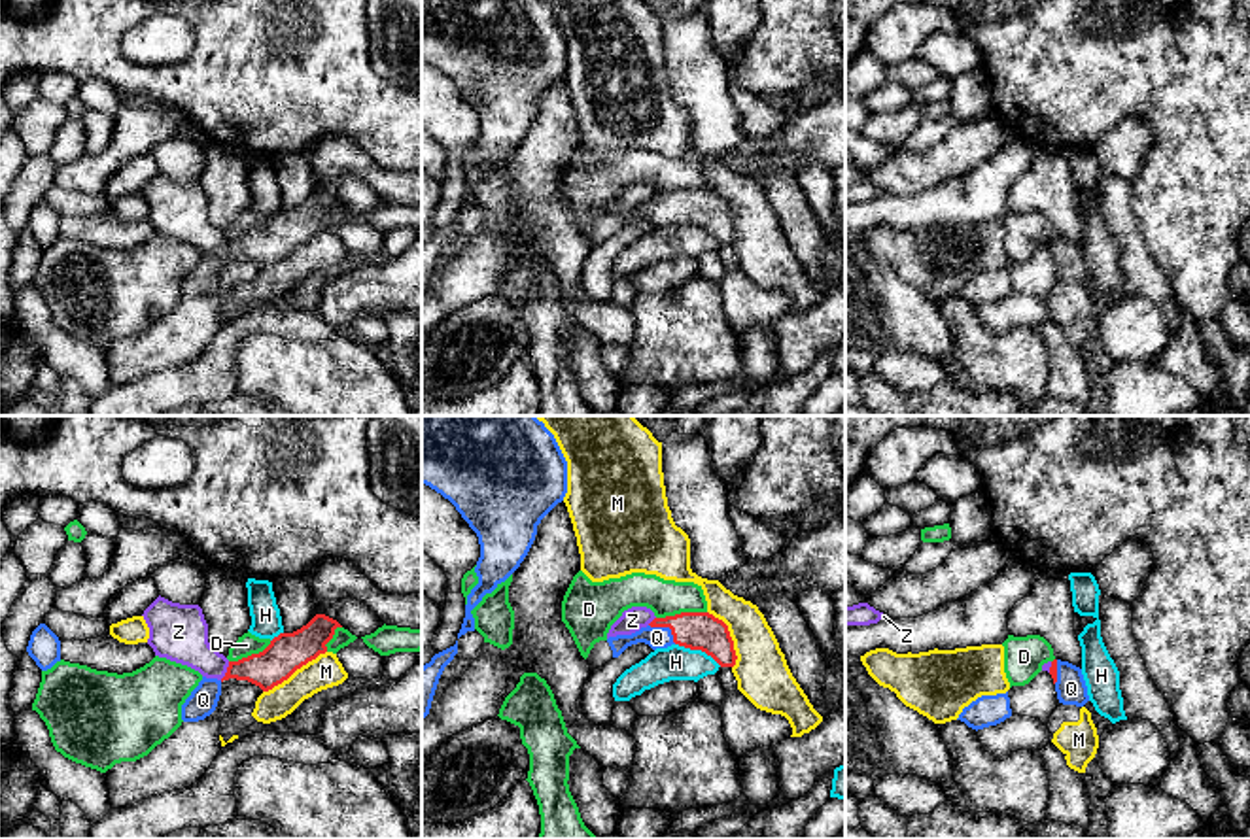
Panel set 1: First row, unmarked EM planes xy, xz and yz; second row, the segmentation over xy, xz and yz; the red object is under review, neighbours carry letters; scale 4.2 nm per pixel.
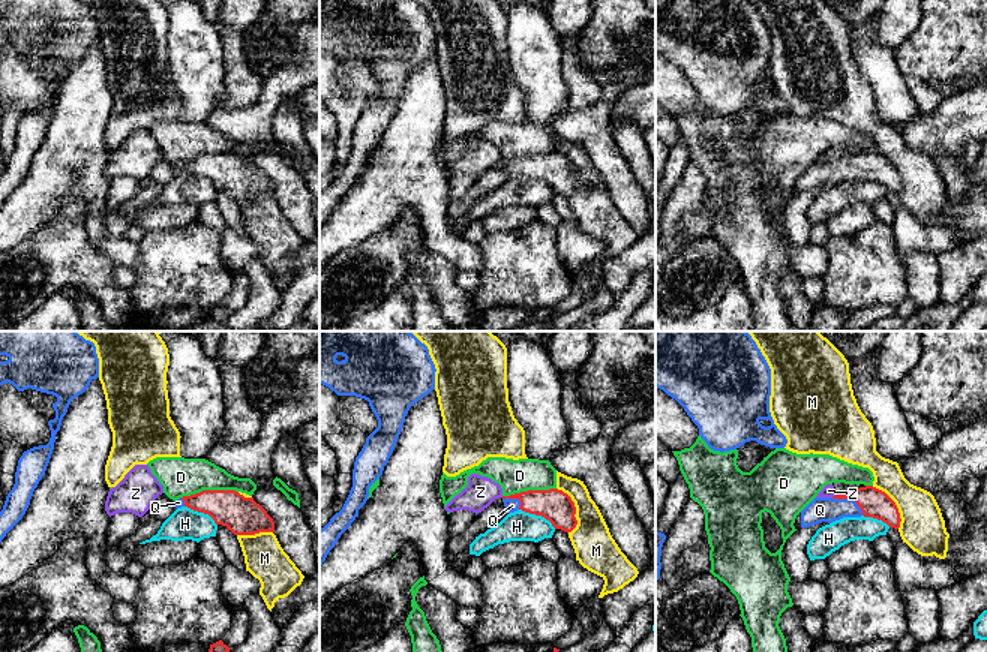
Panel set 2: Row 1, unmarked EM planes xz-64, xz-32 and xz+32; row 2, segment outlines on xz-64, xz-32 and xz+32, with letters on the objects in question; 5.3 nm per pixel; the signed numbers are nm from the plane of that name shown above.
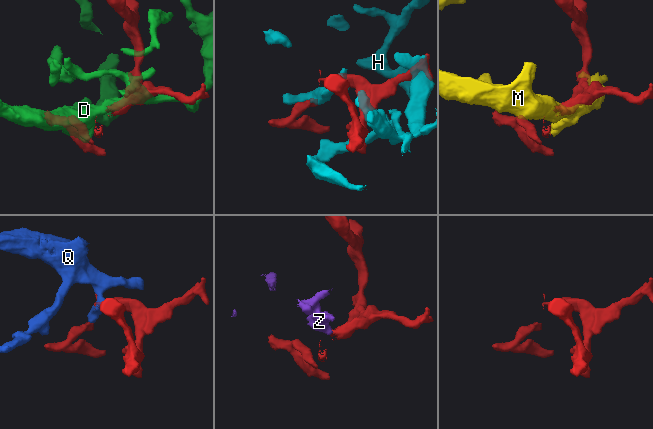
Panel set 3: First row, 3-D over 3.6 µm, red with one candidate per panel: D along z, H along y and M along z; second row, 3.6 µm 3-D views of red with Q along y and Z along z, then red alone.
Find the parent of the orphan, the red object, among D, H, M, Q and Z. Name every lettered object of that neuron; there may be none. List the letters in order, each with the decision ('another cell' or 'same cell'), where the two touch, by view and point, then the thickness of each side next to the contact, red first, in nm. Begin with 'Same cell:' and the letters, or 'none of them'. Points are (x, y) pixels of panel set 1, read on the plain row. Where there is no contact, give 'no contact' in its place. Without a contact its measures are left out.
Same cell: Q
D: another cell; contact xz (681, 189); calibres 160 and 160 nm
H: another cell; contact xz (698, 225); calibres 160 and 150 nm
M: another cell; contact xy (294, 248); calibres 160 and 140 nm
Q: same cell; contact xz (666, 203); calibres 160 and 100 nm
Z: another cell; contact xy (227, 248); calibres 160 and 220 nm

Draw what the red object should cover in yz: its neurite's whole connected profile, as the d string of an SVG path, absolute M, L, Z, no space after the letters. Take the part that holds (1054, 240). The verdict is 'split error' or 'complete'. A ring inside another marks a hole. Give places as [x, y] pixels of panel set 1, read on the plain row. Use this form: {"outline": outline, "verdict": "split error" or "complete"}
{"outline": "M1053 236L1050 251L1053 255L1059 280L1084 283L1089 278L1080 244L1068 238Z", "verdict": "split error"}

